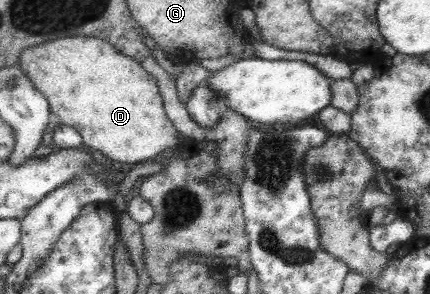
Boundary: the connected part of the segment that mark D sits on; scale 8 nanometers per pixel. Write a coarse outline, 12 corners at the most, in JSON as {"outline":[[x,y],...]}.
{"outline":[[64,36],[18,64],[58,123],[118,163],[180,142],[154,77]]}

